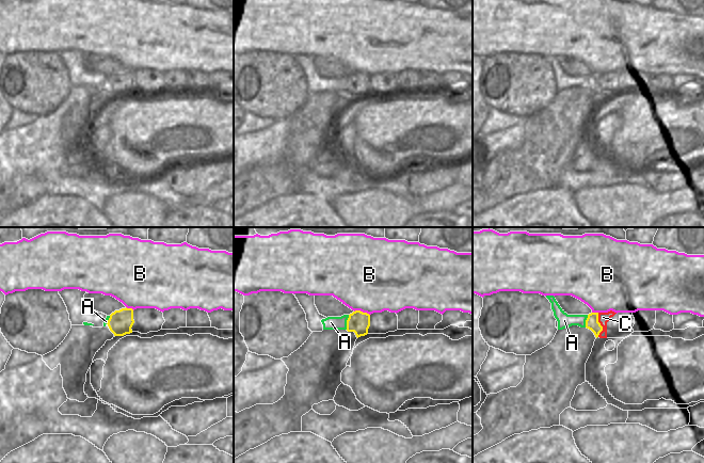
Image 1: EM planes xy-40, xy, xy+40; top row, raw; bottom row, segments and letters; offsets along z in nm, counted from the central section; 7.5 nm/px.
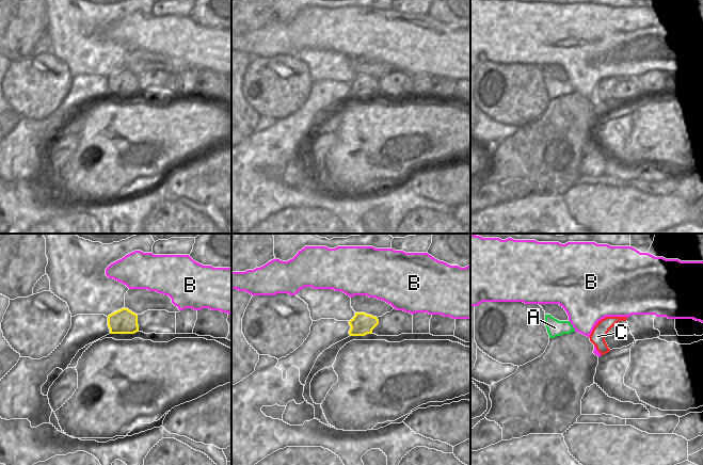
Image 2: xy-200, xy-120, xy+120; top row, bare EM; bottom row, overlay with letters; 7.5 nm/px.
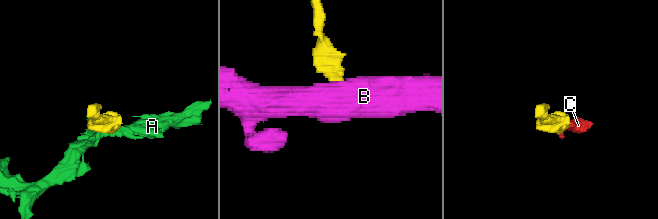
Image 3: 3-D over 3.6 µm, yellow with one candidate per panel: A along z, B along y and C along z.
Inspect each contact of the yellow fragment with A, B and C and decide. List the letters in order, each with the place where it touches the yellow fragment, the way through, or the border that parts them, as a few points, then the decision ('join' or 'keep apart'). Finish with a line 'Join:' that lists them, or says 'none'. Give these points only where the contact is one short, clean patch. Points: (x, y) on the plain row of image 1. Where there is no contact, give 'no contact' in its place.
A: contact xy (347, 83); border xy (349, 76), (346, 82), (346, 90); keep apart
B: contact xy (362, 73); border xy (354, 72), (361, 72), (369, 76); keep apart
C: contact xy+40 (600, 85); way xy+40 (592, 84), (600, 85), (603, 78); join
Join: C

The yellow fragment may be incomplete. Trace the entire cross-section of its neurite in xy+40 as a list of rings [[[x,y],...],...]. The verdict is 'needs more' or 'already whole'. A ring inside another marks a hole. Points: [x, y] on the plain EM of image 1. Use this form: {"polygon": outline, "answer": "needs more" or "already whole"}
{"polygon": [[[612,71],[608,74],[591,74],[586,81],[586,89],[591,91],[596,99],[607,99],[607,83],[615,75]]], "answer": "needs more"}

